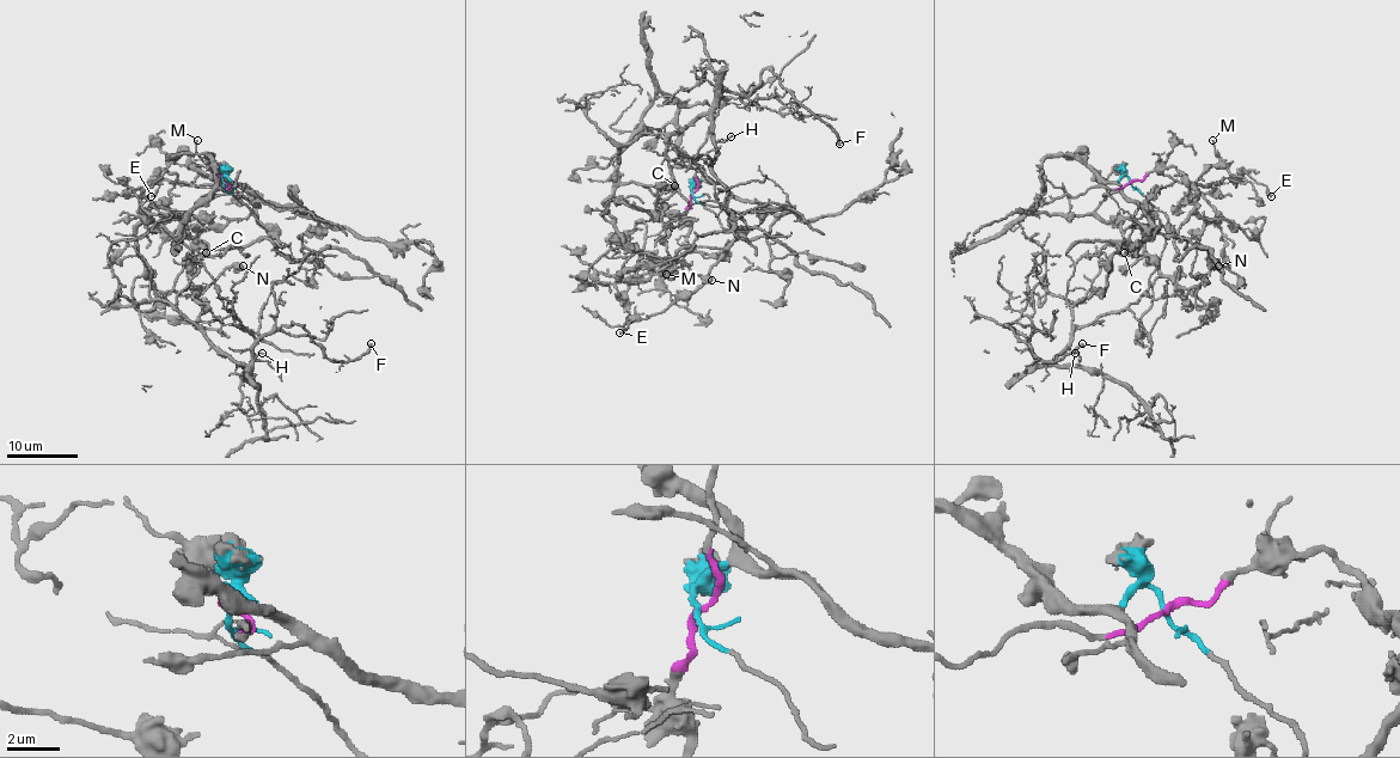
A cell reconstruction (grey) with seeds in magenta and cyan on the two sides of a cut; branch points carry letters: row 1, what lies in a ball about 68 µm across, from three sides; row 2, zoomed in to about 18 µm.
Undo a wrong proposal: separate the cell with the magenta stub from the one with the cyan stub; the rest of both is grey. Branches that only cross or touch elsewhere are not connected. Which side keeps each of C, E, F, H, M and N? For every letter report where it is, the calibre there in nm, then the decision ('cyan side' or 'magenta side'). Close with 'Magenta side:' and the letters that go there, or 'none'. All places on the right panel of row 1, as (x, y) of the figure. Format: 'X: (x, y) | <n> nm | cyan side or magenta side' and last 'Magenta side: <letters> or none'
C: (1124, 252) | 240 nm | cyan side
E: (1271, 196) | 170 nm | magenta side
F: (1082, 343) | 280 nm | cyan side
H: (1075, 353) | 120 nm | cyan side
M: (1212, 140) | 140 nm | magenta side
N: (1218, 266) | 650 nm | cyan side
Magenta side: E, M

